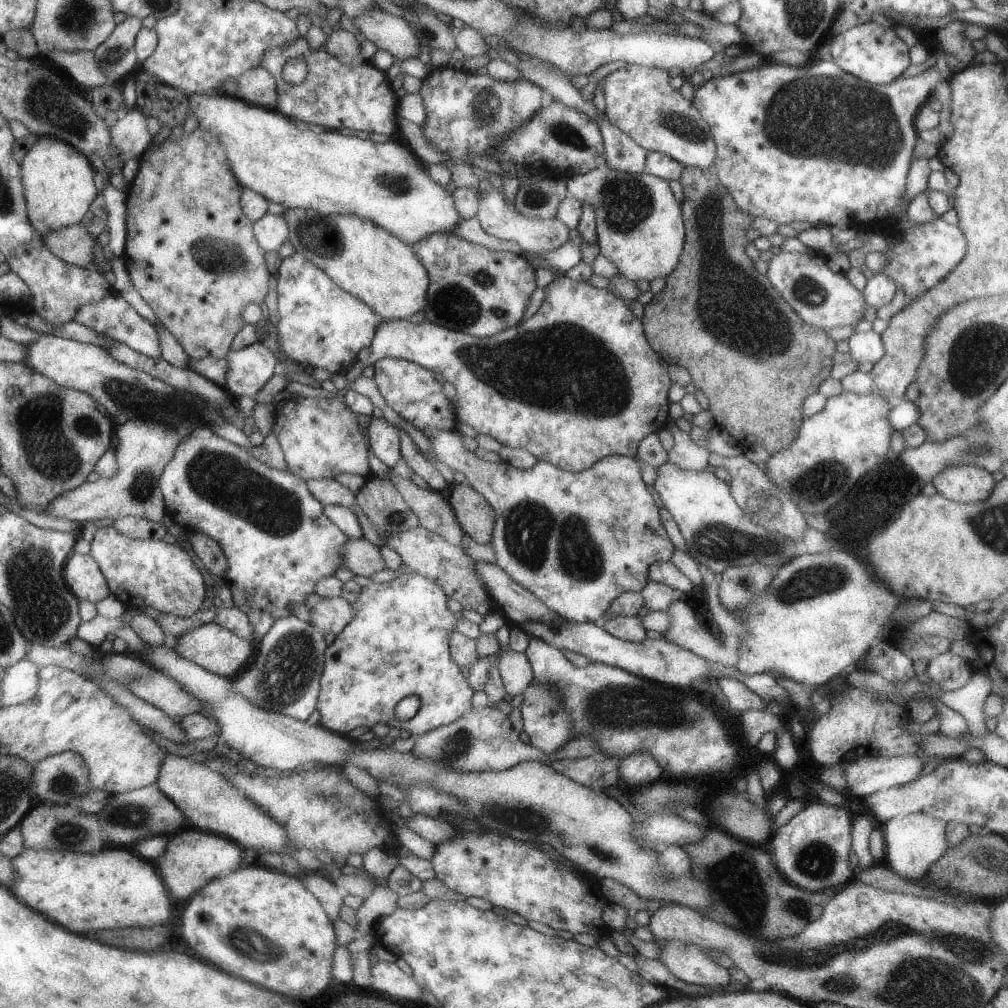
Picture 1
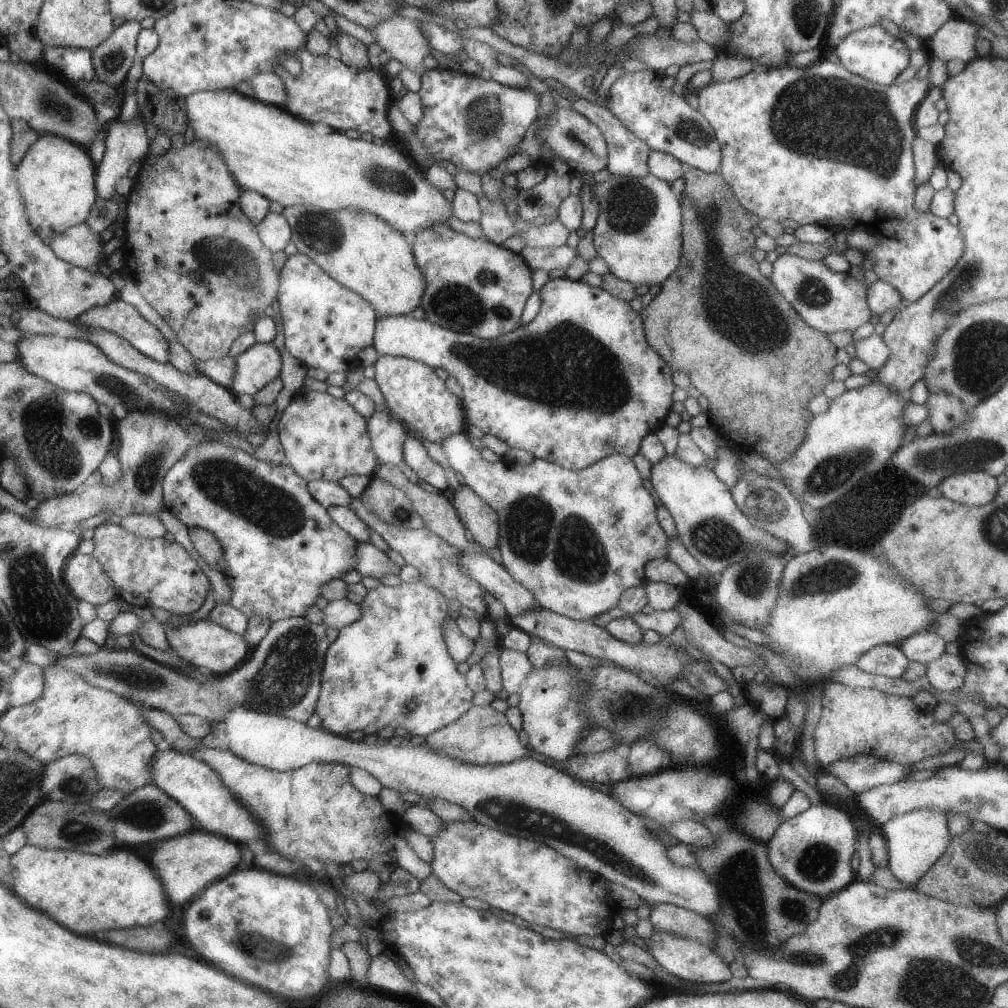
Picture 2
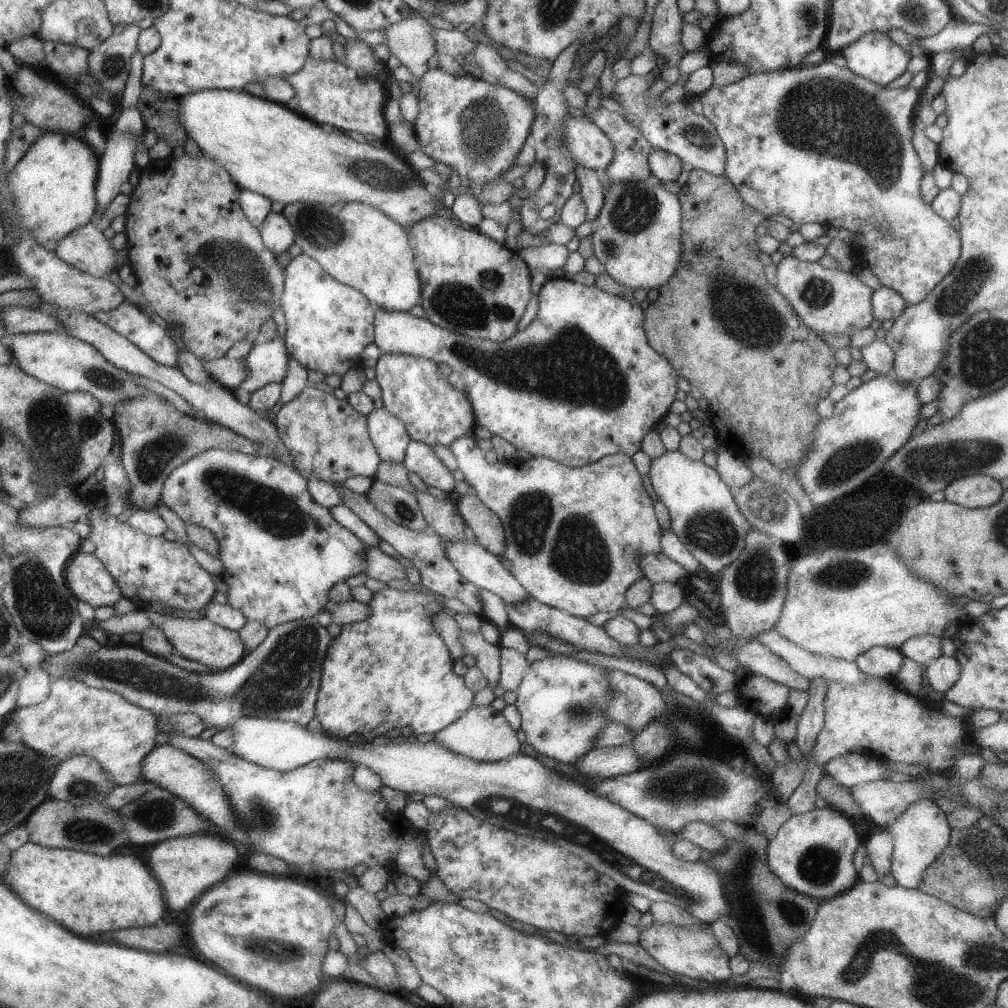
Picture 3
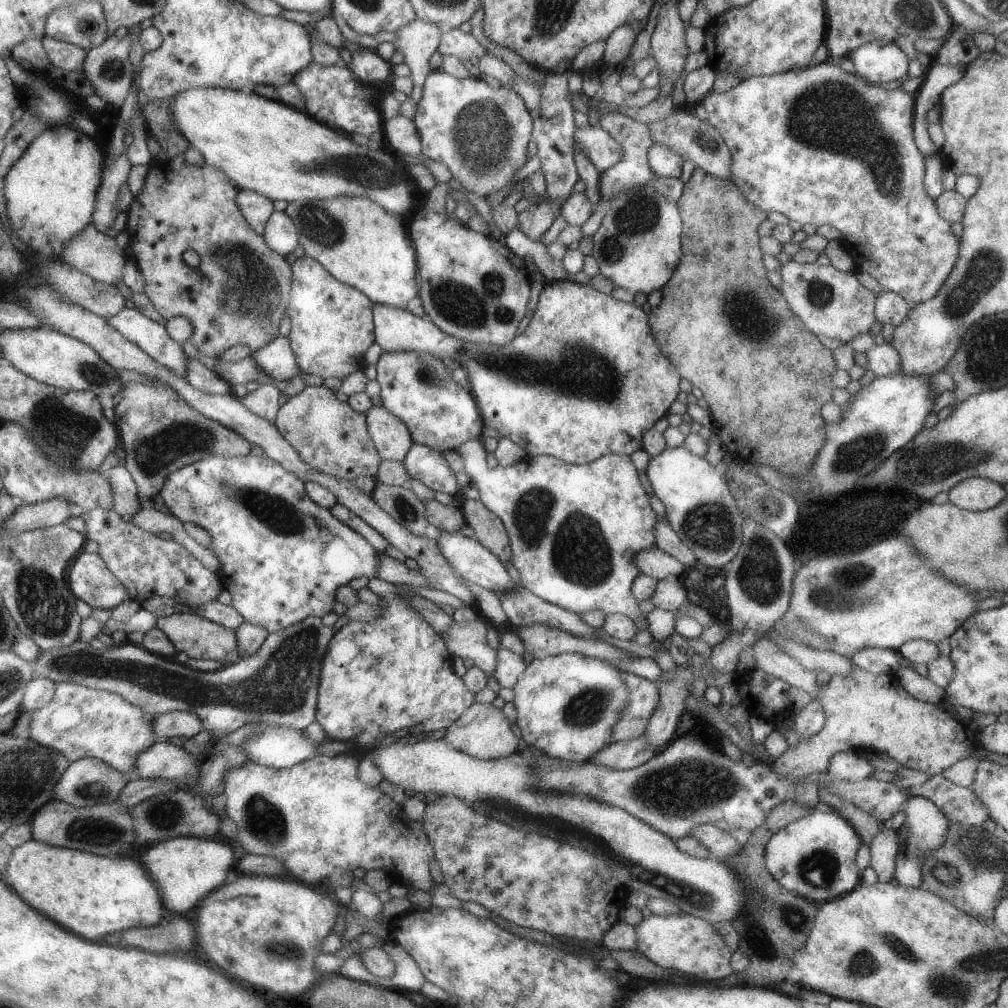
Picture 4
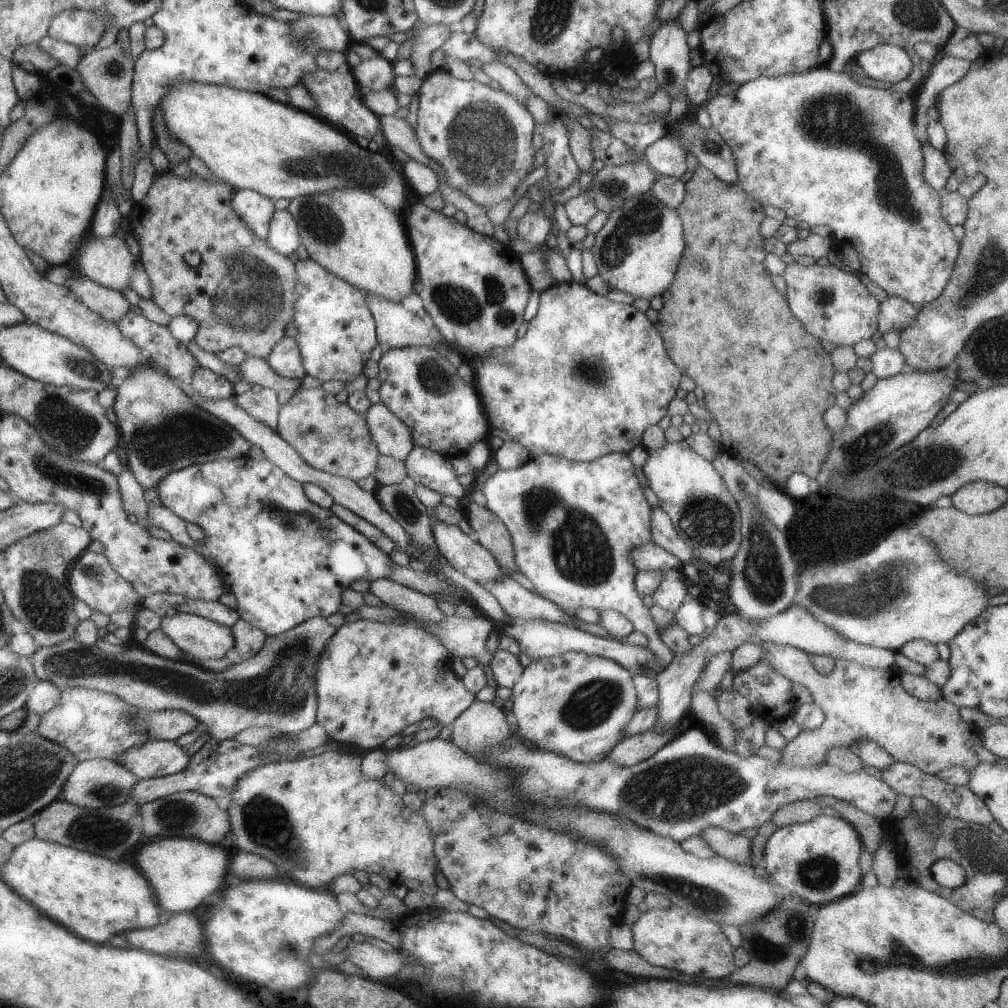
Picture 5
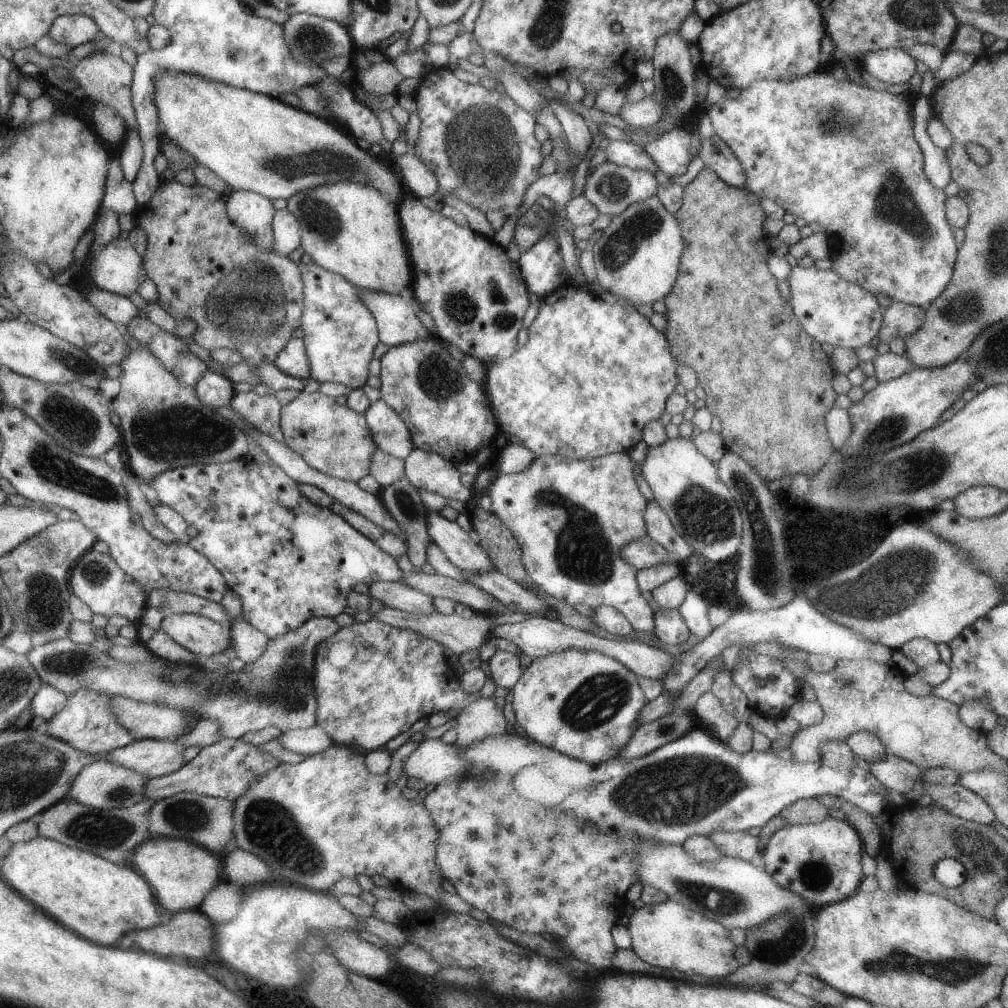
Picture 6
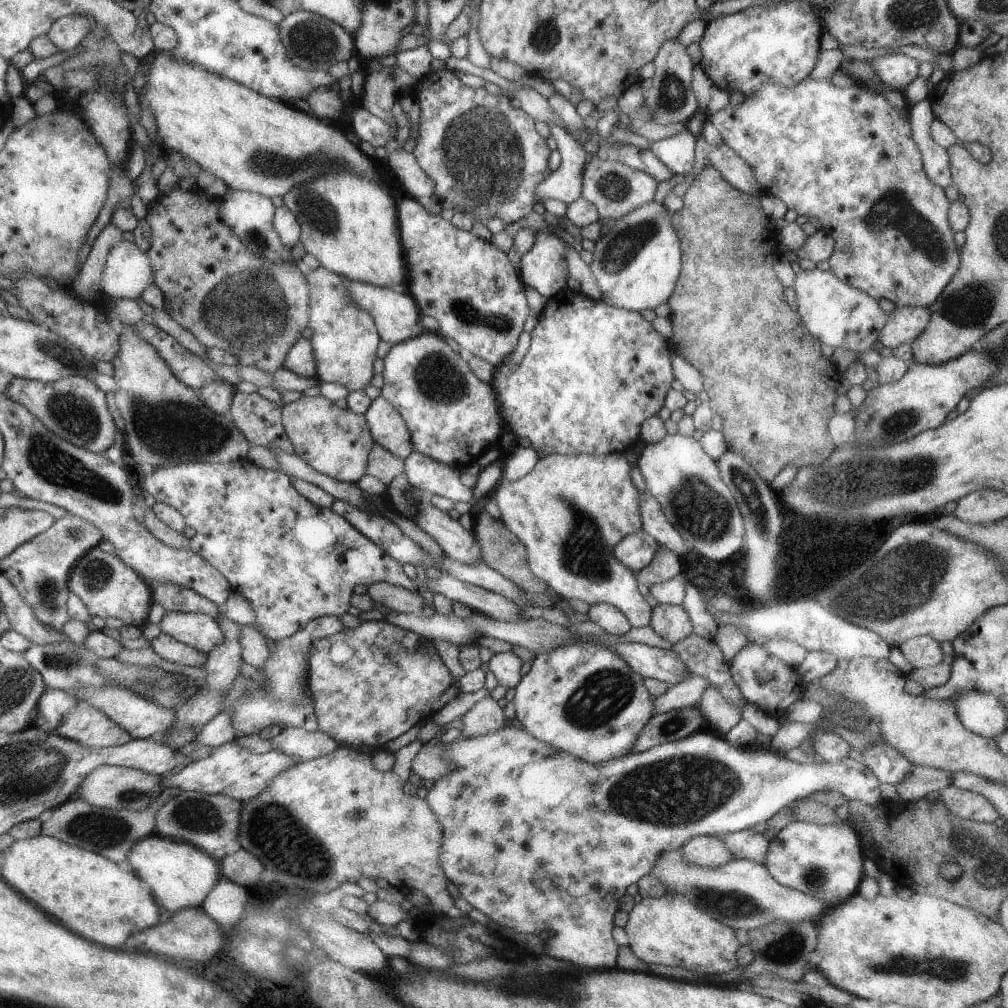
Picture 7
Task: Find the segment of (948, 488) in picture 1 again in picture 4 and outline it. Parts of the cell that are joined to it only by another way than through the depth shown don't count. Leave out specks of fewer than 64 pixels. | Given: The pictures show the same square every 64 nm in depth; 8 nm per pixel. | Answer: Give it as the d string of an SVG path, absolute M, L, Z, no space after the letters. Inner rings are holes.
M982 477L962 480L948 490L950 503L970 511L985 511L998 506L1007 493L1002 484Z

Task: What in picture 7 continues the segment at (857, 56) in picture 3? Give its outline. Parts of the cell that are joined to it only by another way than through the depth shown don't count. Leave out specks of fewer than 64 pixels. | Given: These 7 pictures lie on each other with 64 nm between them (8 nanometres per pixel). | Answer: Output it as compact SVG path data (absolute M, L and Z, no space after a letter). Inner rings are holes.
M895 53L880 56L870 61L872 68L876 70L874 74L880 78L887 89L904 92L912 83L912 80L918 76L919 63L904 54Z

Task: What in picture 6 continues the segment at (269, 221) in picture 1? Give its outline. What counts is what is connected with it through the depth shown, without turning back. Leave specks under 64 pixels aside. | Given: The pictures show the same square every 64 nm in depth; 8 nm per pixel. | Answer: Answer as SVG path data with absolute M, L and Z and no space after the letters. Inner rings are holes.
M287 209L278 210L272 222L272 251L288 257L301 246L299 220Z

